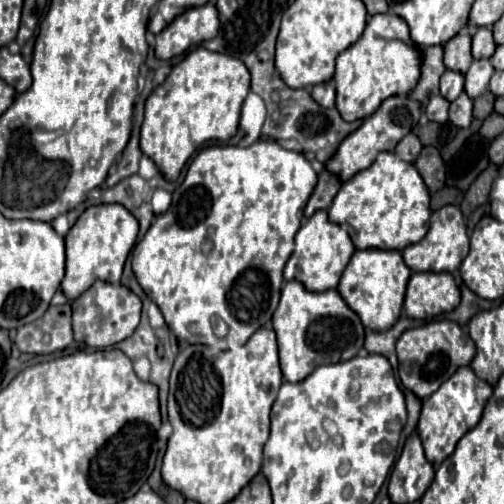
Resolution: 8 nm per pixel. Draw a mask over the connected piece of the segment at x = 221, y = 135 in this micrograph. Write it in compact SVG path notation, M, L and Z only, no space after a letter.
M194 48L146 100L140 132L142 152L156 162L168 180L176 180L188 158L208 140L228 140L238 132L240 108L250 92L250 72L240 58Z

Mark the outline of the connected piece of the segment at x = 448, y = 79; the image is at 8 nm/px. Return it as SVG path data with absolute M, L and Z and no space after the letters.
M446 70L440 78L440 94L446 98L446 100L456 100L458 94L464 90L464 74L460 72L452 72L452 70Z

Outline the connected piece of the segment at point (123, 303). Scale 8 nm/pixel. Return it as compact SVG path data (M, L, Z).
M96 280L84 294L72 300L70 306L72 306L74 340L84 342L90 348L106 348L128 338L136 330L142 310L140 298L130 288L122 284L110 284L104 280Z

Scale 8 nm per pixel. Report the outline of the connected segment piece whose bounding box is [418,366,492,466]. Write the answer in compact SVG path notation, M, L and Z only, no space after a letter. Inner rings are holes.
M470 366L458 368L452 378L448 378L432 396L422 400L422 414L418 420L418 434L424 444L424 452L430 464L442 464L456 448L458 440L472 430L480 418L486 400L492 394L492 386L486 380L480 380Z

